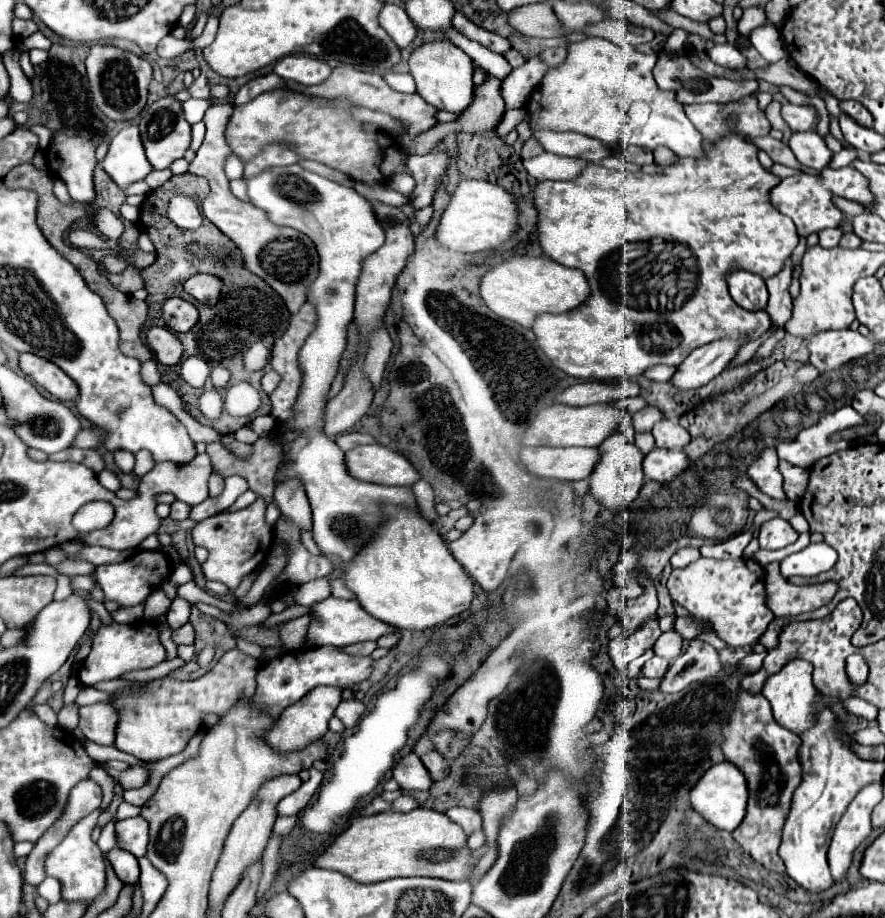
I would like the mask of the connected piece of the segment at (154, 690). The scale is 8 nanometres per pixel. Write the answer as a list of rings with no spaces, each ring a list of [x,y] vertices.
[[[234,648],[228,650],[212,670],[192,682],[180,682],[166,676],[148,682],[148,688],[136,694],[116,694],[116,708],[120,712],[114,742],[116,748],[144,762],[156,762],[182,752],[184,744],[188,744],[188,740],[202,728],[201,723],[206,714],[223,716],[242,694],[250,696],[254,692],[256,672],[258,660]]]

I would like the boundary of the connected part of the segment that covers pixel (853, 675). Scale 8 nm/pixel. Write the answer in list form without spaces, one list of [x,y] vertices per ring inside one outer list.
[[[853,654],[846,660],[846,672],[850,681],[855,684],[863,684],[868,676],[869,668],[864,658],[859,654]]]

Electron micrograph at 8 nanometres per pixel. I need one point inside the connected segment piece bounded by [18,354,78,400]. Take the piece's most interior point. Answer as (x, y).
(44, 373)

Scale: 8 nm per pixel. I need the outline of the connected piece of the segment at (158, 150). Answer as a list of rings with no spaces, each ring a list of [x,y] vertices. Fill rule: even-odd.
[[[170,96],[156,100],[148,110],[144,110],[138,126],[140,126],[140,136],[142,136],[144,150],[146,150],[146,158],[152,164],[152,168],[156,168],[156,170],[168,168],[176,158],[182,158],[184,152],[188,150],[190,124],[184,118],[180,102]]]

